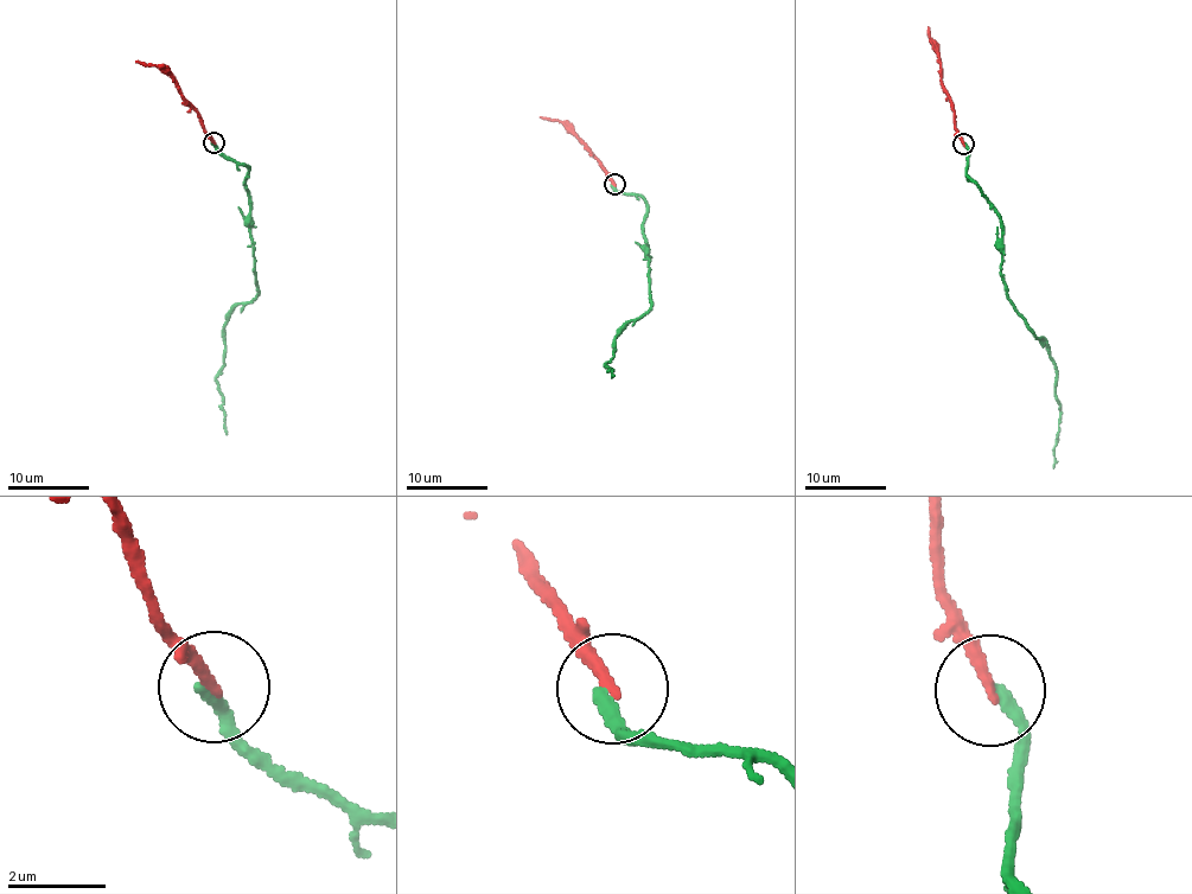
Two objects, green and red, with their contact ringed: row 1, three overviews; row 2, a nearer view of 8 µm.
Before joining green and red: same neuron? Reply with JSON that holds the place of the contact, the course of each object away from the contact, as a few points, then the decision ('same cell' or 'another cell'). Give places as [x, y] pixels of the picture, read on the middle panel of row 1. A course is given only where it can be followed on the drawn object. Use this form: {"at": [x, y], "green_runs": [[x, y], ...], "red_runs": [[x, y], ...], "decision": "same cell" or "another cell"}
{"at": [614, 184], "green_runs": [[613, 184], [617, 192], [639, 195], [648, 205], [643, 223], [651, 307], [614, 338], [605, 365], [613, 376]], "red_runs": [[613, 184], [581, 140], [560, 121], [540, 117]], "decision": "another cell"}

